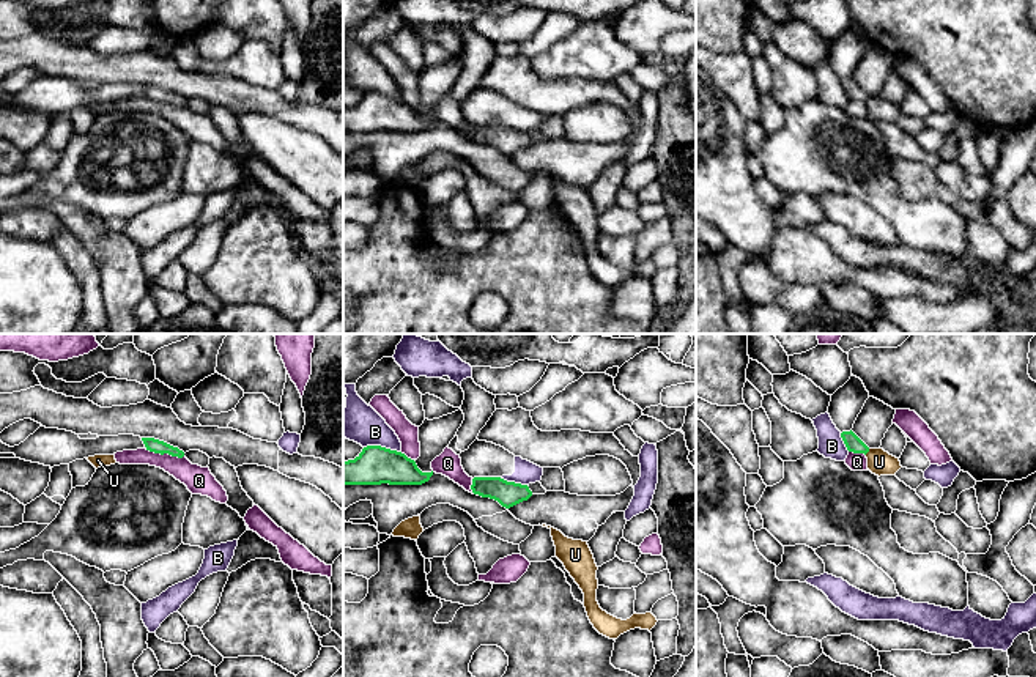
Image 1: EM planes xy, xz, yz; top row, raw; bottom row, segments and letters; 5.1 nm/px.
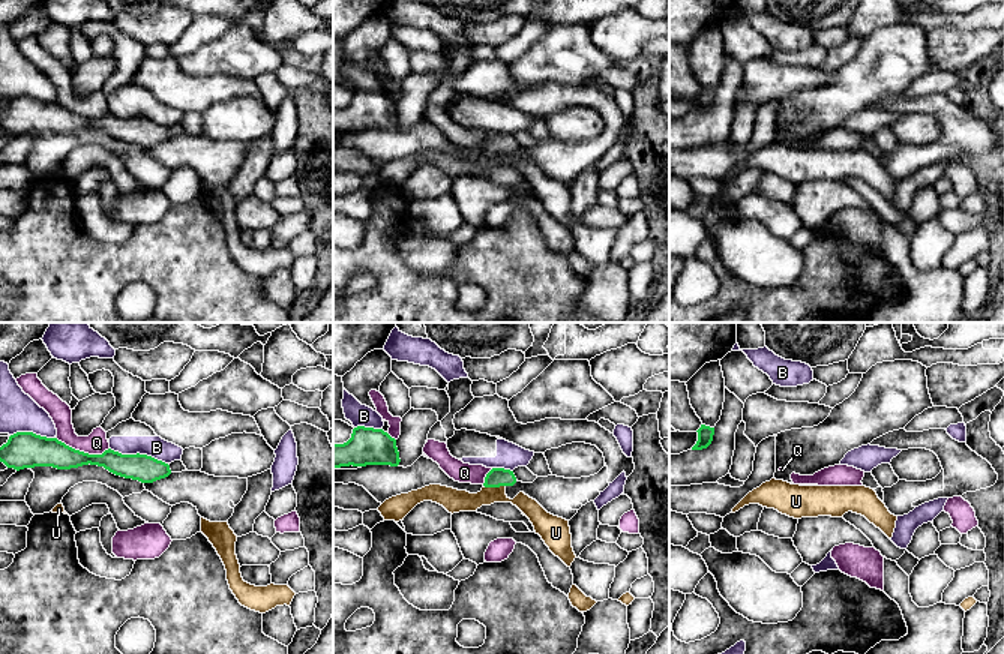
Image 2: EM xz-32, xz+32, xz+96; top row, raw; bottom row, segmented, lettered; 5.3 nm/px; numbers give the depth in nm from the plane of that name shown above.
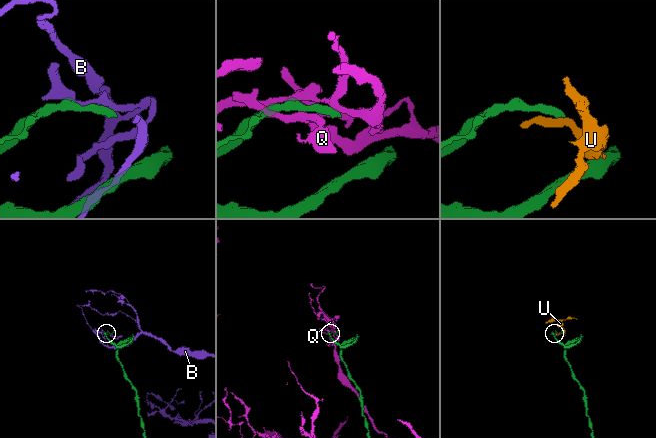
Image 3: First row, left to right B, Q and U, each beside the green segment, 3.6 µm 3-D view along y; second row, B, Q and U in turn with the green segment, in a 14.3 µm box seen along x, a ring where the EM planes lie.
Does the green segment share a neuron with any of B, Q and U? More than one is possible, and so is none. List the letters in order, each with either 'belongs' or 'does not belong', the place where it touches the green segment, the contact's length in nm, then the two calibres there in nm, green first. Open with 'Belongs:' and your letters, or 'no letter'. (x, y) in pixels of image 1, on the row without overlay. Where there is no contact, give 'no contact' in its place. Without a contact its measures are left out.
Belongs: no letter
B: does not belong; meets green in xz at (383, 95); contact 190 nm long; 200 nm thick on the green side, 190 nm on the other
Q: does not belong; meets green in xy at (164, 99); contact 200 nm long; 70 nm thick on the green side, 140 nm on the other
U: does not belong; meets green in yz at (866, 99); contact 40 nm long; 80 nm thick on the green side, 130 nm on the other

